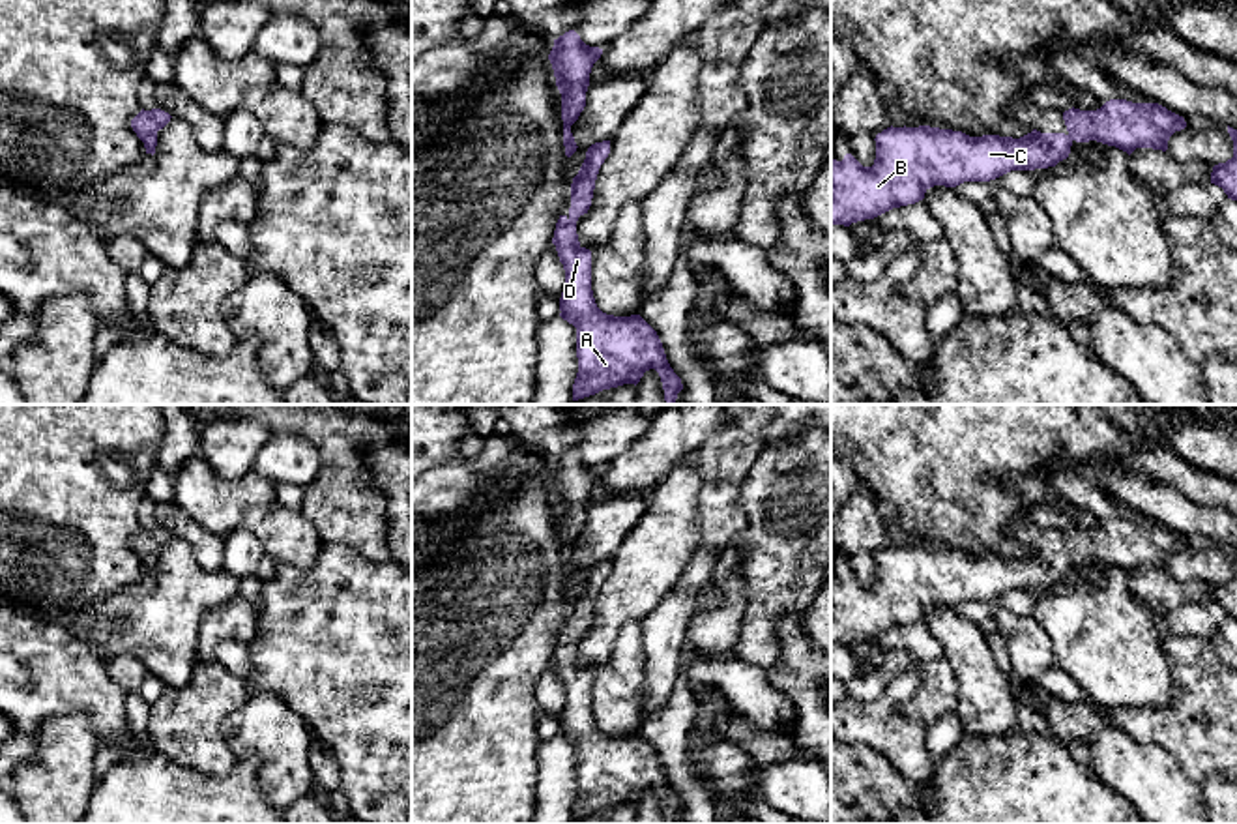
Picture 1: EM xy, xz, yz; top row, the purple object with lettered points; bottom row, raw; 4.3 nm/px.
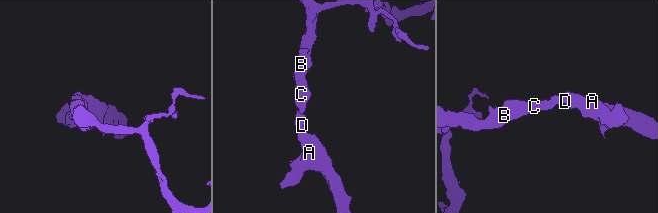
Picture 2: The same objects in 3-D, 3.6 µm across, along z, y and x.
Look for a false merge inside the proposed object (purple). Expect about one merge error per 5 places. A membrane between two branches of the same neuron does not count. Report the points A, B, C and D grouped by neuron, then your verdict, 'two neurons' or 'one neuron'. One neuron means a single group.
groups A B C D; one neuron

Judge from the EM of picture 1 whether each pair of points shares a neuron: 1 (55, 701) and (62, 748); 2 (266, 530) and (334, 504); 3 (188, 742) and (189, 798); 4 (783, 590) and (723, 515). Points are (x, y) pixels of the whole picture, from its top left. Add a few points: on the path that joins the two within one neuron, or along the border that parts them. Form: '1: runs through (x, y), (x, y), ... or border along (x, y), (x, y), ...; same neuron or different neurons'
1: border along (96, 731), (85, 714), (62, 714), (32, 735); different neurons
2: border along (300, 510), (322, 544); different neurons
3: border along (158, 748), (180, 763), (219, 776), (232, 765); different neurons
4: border along (740, 489), (740, 504), (747, 527), (719, 560); different neurons

